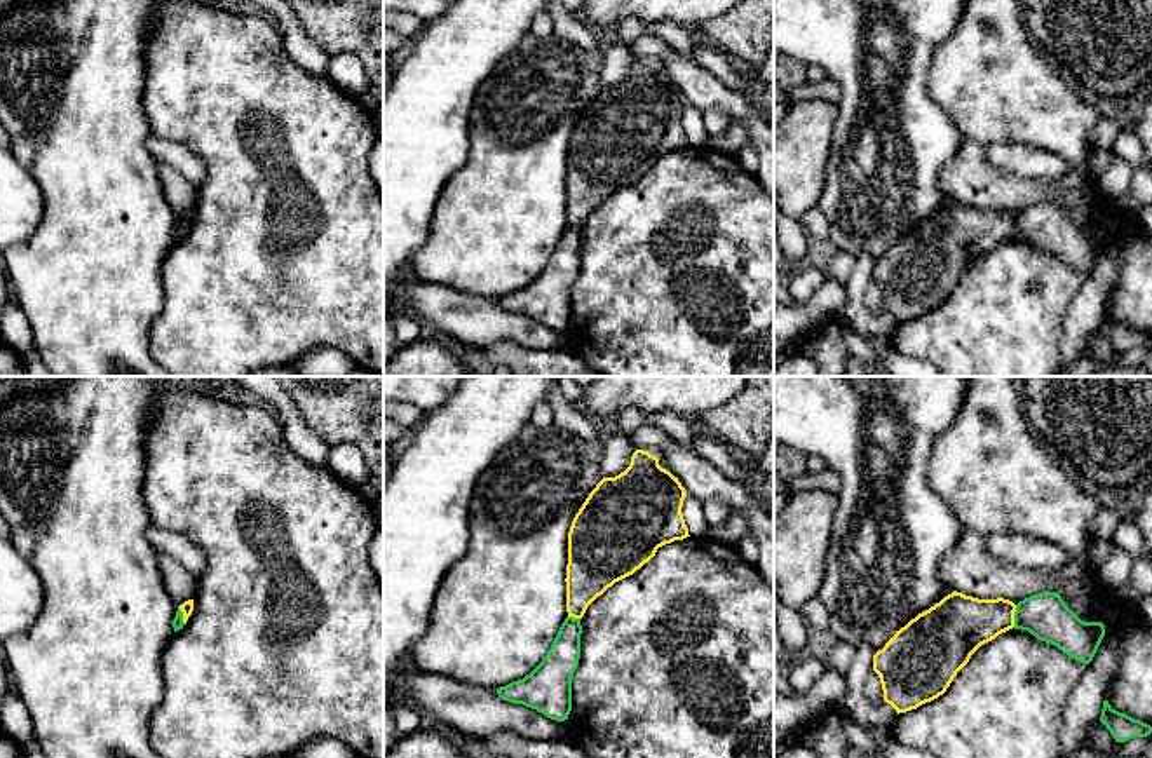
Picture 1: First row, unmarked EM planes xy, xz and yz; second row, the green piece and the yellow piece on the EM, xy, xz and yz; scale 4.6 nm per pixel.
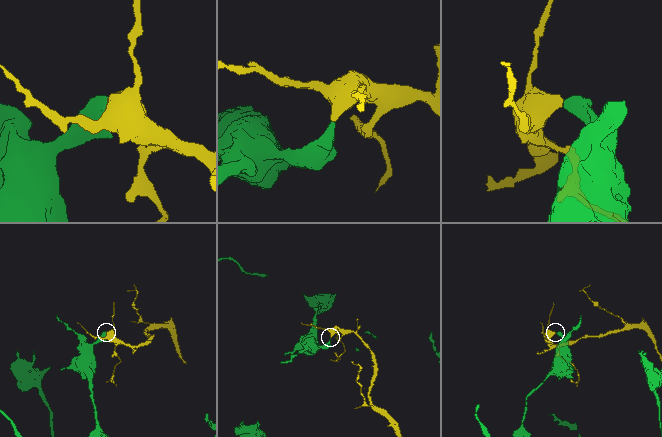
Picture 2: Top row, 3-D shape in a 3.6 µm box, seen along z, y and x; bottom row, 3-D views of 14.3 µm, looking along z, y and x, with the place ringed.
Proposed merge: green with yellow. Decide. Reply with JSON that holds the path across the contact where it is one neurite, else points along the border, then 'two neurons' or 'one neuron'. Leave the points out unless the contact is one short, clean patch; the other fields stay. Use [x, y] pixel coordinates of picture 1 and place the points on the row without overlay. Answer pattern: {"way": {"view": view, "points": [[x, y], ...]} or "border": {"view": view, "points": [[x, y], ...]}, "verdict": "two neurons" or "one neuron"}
{"border": {"view": "yz", "points": [[1016, 215], [1013, 236]]}, "verdict": "two neurons"}

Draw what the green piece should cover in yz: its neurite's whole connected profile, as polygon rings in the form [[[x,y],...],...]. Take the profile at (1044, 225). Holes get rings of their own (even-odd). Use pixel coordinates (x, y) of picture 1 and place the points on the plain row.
[[[1039,202],[1016,214],[1014,239],[1058,256],[1068,267],[1089,274],[1105,246],[1101,232],[1081,230],[1058,202]]]

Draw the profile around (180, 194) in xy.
[[[159,164],[159,179],[171,209],[180,216],[195,207],[199,188],[186,181],[174,167]]]

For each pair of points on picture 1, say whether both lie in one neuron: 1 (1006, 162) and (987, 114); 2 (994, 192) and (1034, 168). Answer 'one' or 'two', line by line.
1: two
2: two

